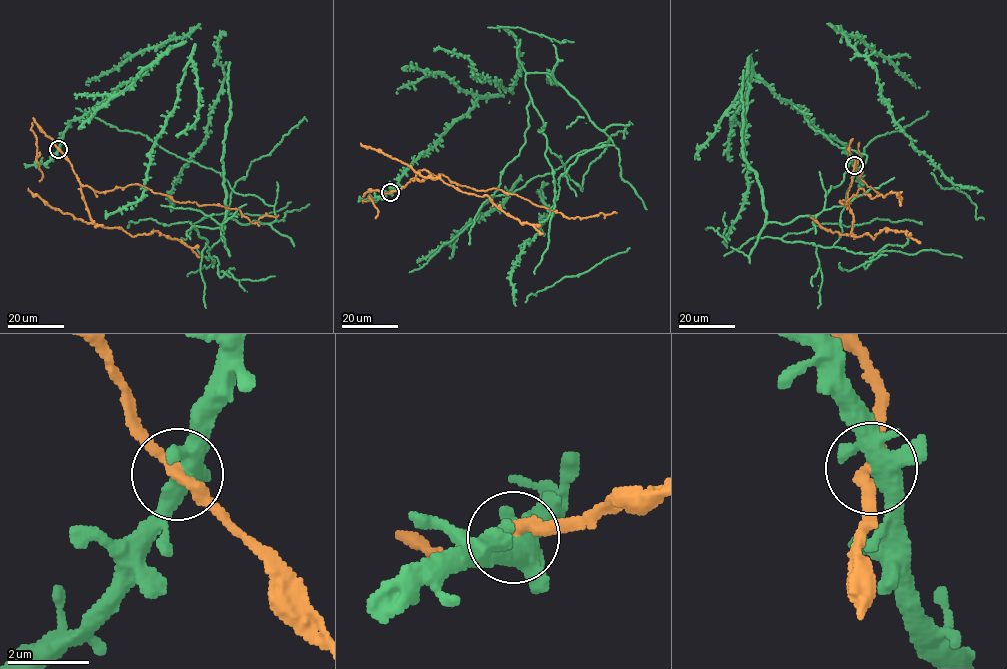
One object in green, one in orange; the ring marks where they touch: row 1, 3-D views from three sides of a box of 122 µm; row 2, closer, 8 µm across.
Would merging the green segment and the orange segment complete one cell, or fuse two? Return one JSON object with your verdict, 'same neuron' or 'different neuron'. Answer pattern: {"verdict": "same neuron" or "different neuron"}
{"verdict": "different neuron"}

